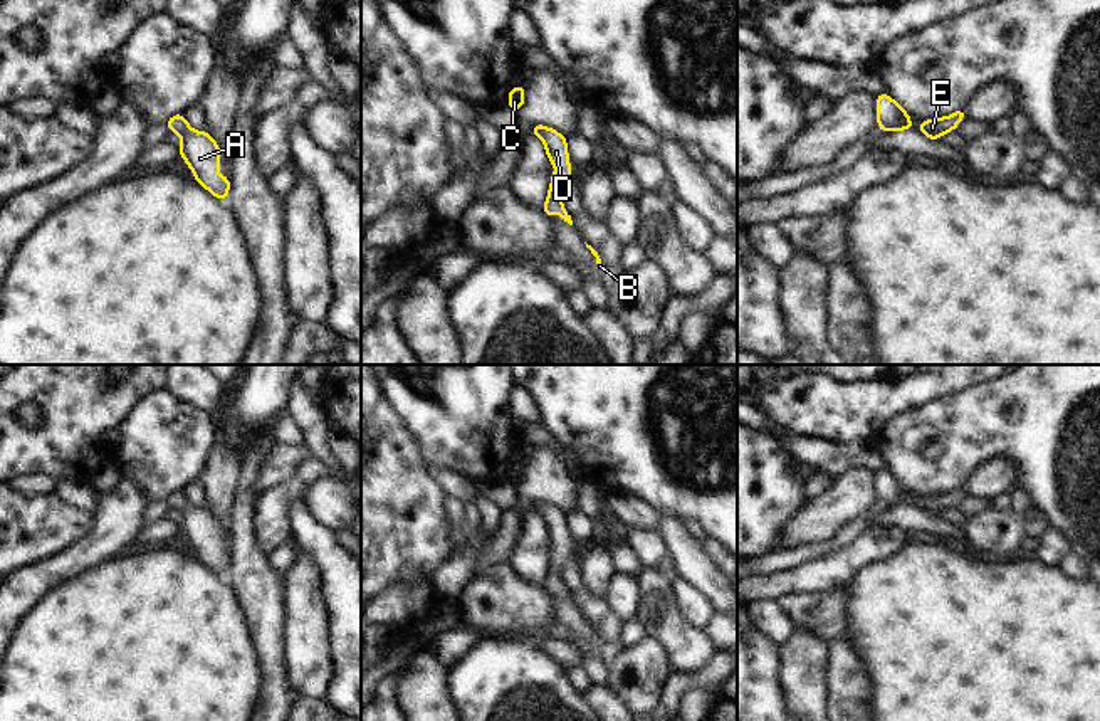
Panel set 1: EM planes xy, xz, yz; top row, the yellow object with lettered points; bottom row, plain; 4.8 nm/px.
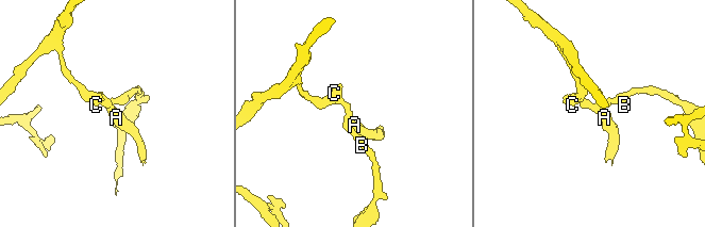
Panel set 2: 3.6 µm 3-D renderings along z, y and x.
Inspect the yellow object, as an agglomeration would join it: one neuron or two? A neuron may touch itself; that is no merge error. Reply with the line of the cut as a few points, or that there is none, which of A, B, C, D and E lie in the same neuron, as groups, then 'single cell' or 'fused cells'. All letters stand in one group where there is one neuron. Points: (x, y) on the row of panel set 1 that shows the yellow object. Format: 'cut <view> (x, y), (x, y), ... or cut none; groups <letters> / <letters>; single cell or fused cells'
cut none; groups A B C D E; single cell

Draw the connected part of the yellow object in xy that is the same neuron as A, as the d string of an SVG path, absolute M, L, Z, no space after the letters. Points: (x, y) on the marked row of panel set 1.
M175 114L166 123L170 131L181 136L178 153L195 173L195 180L212 192L218 200L225 202L230 182L228 176L217 173L220 165L220 148L205 131L193 131L183 114Z

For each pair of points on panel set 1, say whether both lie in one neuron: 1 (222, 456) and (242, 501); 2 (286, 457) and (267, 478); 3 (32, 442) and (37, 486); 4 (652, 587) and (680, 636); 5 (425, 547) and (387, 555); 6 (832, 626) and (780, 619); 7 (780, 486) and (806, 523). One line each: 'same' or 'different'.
1: different
2: same
3: different
4: same
5: same
6: different
7: different

